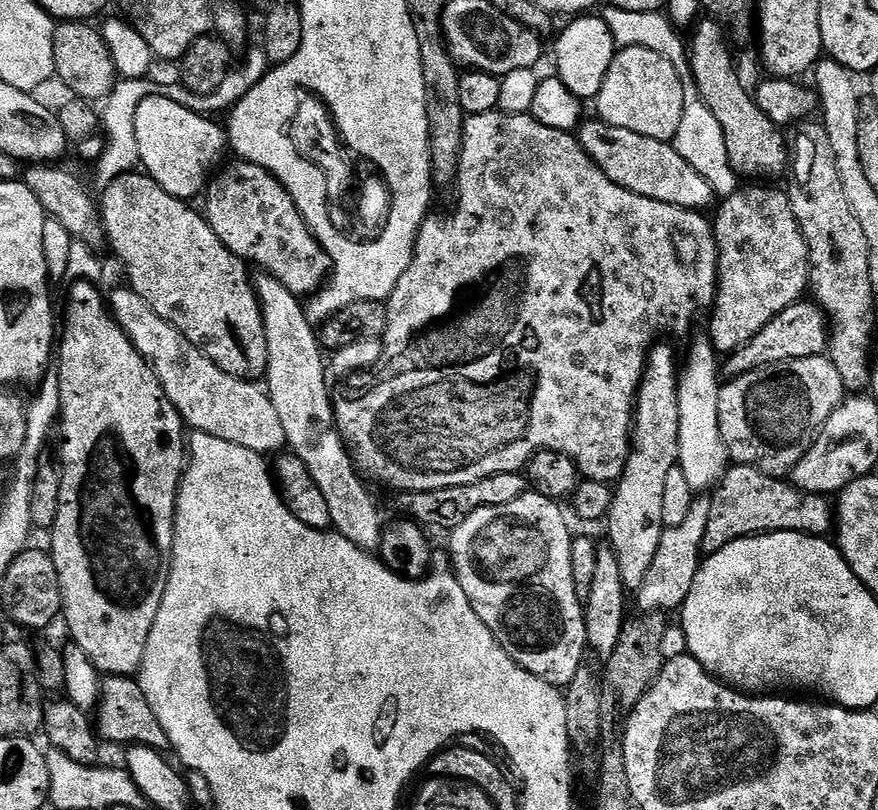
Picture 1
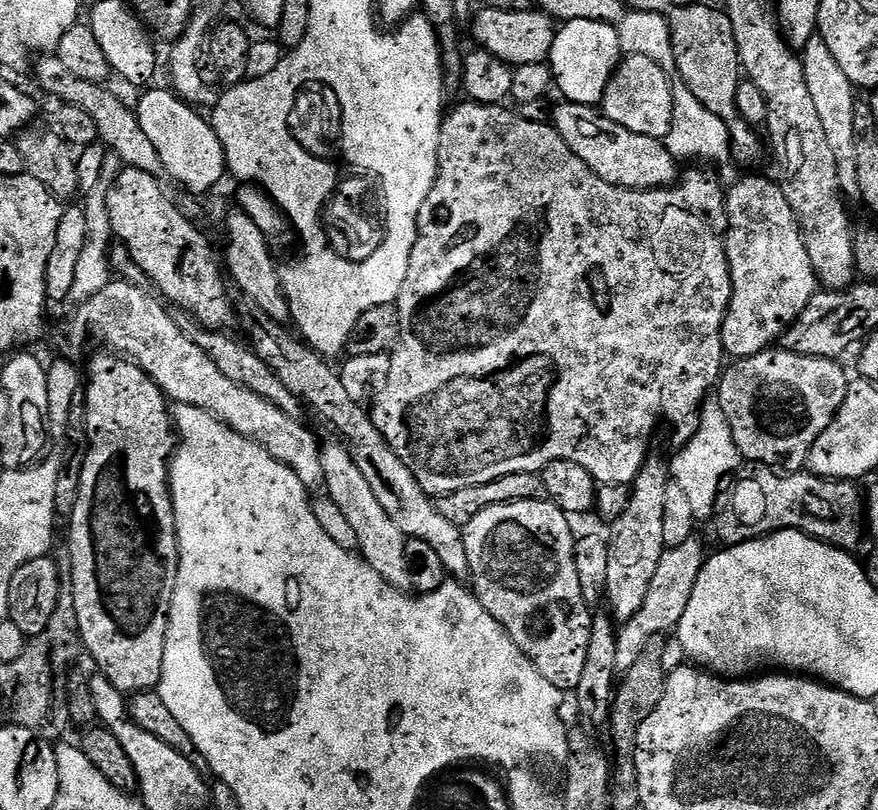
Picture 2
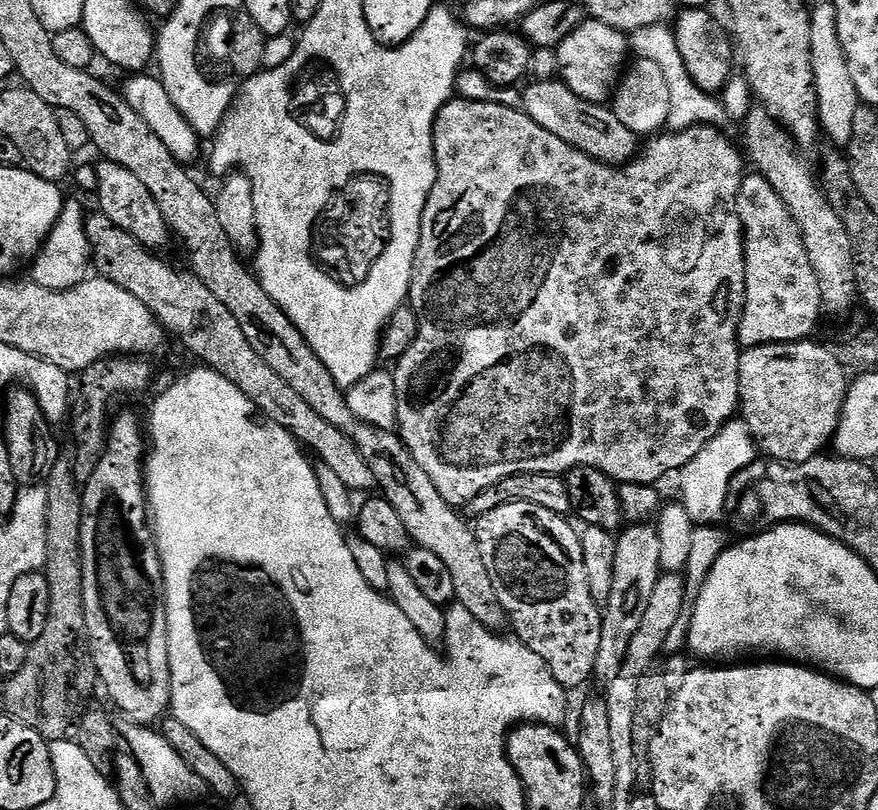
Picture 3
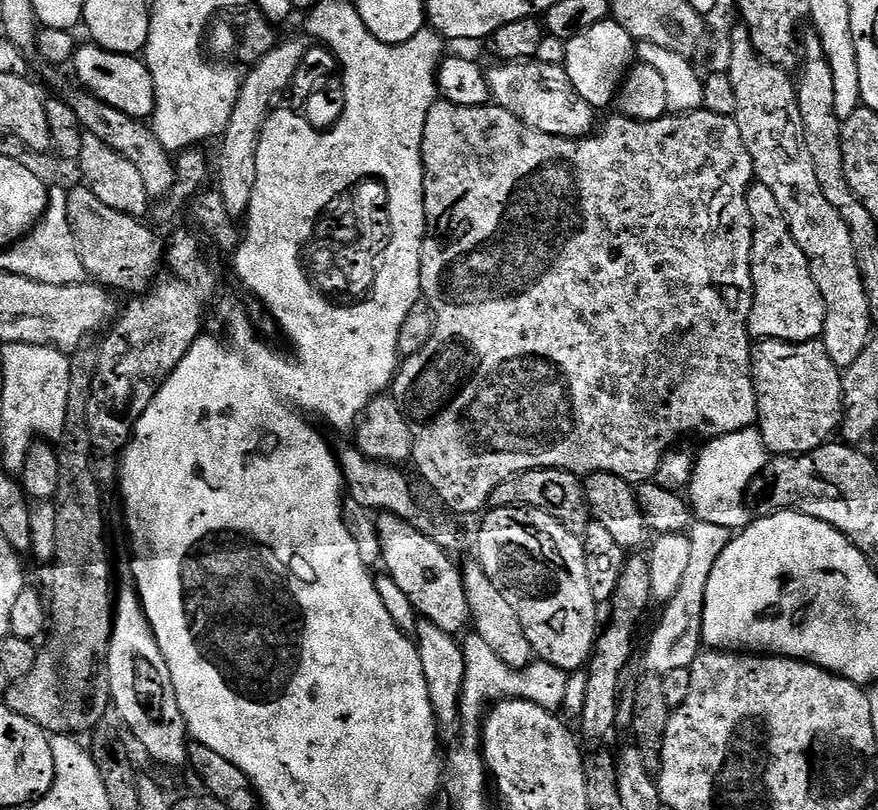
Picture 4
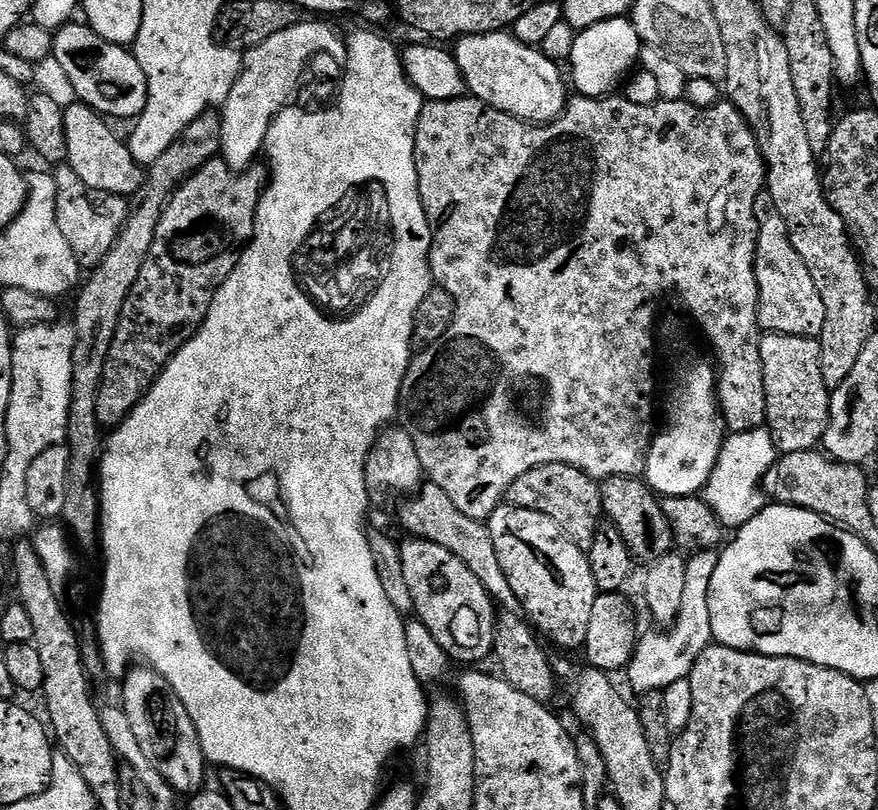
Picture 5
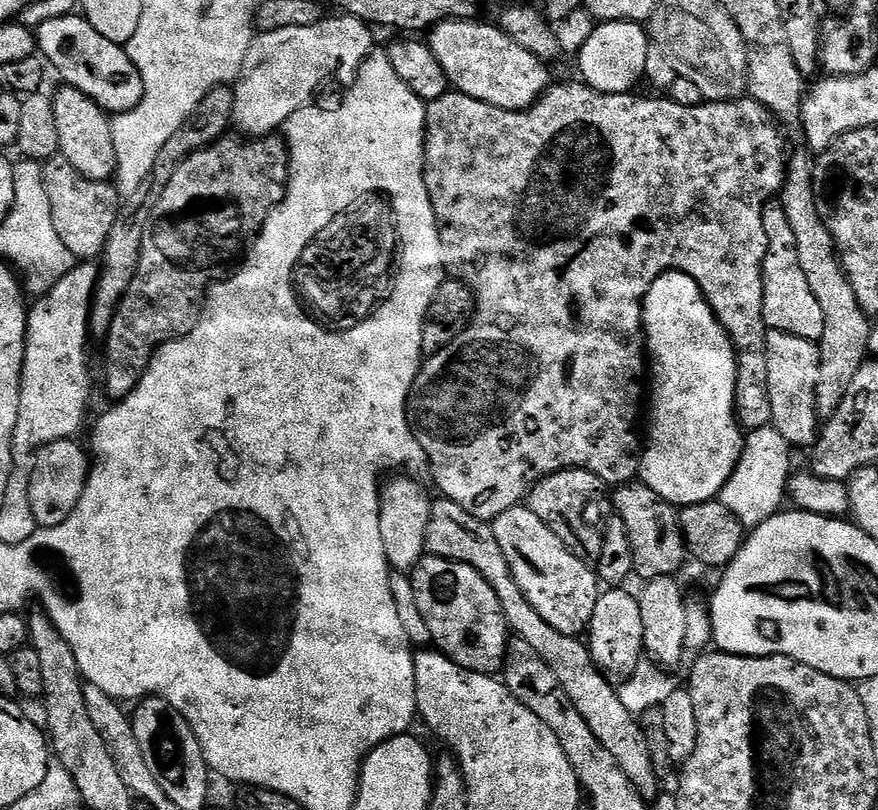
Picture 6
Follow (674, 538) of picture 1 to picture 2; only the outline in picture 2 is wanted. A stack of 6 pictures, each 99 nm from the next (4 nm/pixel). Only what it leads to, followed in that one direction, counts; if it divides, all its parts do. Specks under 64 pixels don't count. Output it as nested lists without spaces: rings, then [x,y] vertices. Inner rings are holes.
[[[699,538],[682,542],[682,546],[665,547],[662,558],[658,562],[658,570],[654,570],[654,579],[650,581],[650,590],[642,602],[642,610],[634,614],[634,618],[625,621],[618,630],[618,666],[617,673],[623,674],[642,658],[646,646],[654,638],[667,637],[675,633],[682,622],[682,614],[686,614],[686,605],[690,603],[690,594],[694,594],[694,582],[698,582],[698,574],[702,574],[702,566],[706,559],[704,544]]]

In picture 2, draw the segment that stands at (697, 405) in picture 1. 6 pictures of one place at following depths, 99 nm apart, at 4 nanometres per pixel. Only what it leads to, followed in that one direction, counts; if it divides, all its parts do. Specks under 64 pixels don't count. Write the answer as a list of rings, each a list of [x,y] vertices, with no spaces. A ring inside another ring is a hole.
[[[719,399],[705,400],[704,407],[700,410],[700,425],[694,438],[690,438],[690,442],[683,445],[677,452],[680,453],[674,458],[671,457],[670,460],[671,479],[678,486],[682,486],[682,491],[688,496],[697,521],[711,521],[726,481],[742,464],[740,450]]]

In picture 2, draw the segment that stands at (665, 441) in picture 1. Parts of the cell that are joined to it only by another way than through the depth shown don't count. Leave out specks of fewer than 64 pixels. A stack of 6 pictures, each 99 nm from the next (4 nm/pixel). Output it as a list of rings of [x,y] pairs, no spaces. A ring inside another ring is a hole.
[[[649,455],[638,478],[630,485],[630,502],[626,510],[610,526],[612,536],[607,537],[610,559],[606,561],[606,604],[612,607],[611,615],[620,622],[634,618],[634,614],[642,610],[642,602],[650,590],[650,581],[654,579],[654,570],[658,570],[658,562],[666,547],[662,538],[662,513],[664,513],[666,486],[670,483],[670,464],[667,459],[663,460],[656,455]]]

